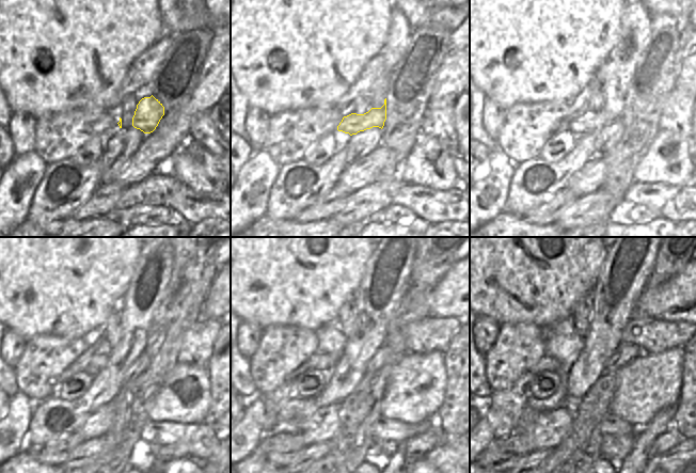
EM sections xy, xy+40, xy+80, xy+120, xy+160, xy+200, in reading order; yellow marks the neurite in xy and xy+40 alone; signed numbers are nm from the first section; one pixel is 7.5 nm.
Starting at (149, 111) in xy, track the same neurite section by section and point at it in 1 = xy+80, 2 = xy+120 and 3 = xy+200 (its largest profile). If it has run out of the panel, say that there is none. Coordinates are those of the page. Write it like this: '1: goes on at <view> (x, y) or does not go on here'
1: goes on at xy+80 (589, 122)
2: goes on at xy+120 (95, 359)
3: goes on at xy+200 (548, 363)

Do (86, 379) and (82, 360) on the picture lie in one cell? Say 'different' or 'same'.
different

